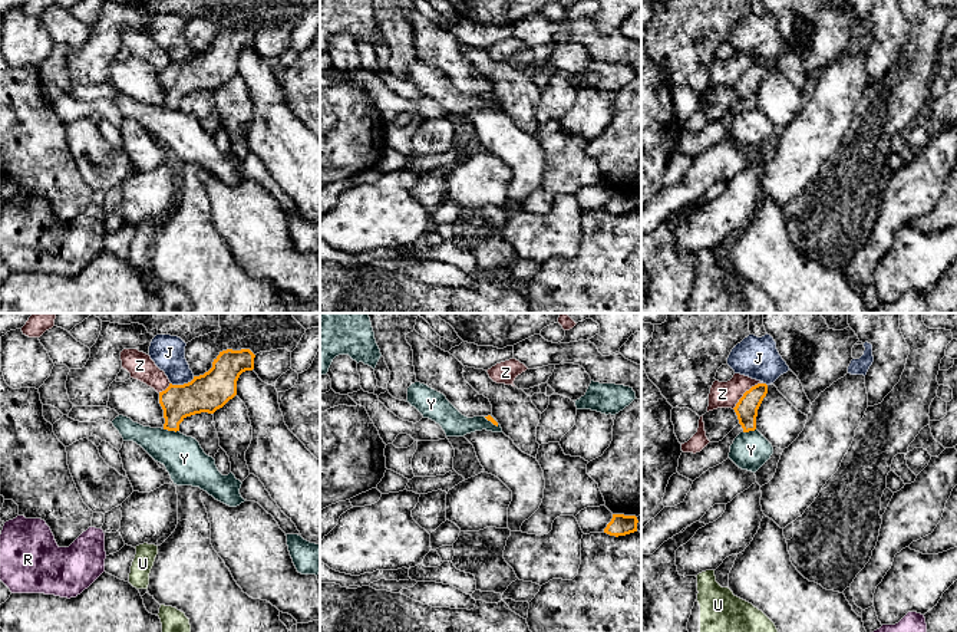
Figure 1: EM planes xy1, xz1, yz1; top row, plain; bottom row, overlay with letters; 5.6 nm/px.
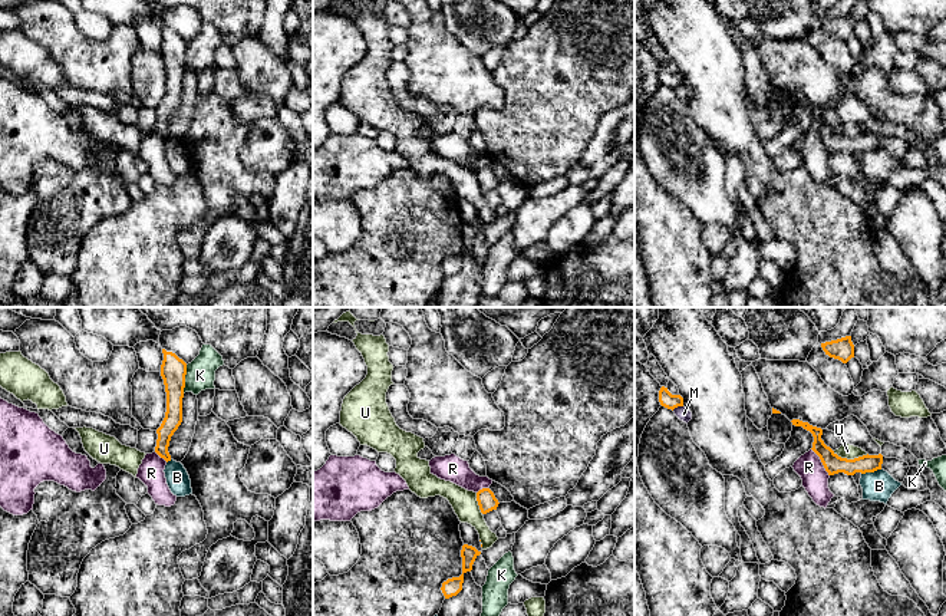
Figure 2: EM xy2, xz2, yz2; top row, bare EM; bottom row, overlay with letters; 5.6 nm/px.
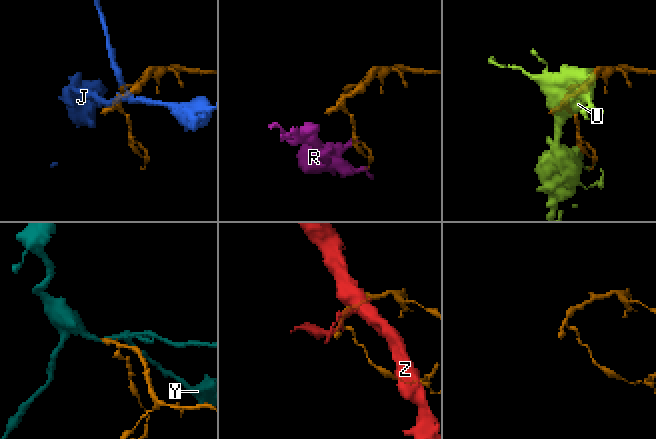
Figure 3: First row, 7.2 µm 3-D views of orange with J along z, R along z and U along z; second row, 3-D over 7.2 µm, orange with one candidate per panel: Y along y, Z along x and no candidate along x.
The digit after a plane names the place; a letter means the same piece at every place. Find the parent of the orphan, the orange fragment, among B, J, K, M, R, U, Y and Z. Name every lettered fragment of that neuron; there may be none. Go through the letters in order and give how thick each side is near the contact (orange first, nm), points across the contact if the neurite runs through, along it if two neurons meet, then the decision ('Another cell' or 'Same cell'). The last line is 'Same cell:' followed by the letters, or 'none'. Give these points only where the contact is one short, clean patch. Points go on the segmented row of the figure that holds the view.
B: Thickness 110 nm (orange) against 170 nm. Another cell
J: Thickness 220 nm (orange) against 190 nm. Boundary: xy1 (194, 377), (182, 384), (171, 384). Another cell
K: Thickness 140 nm (orange) against 160 nm. Boundary: xy2 (187, 365), (183, 392). Another cell
M: Thickness 90 nm (orange) against 70 nm. Boundary: yz2 (682, 405), (672, 409). Another cell
R: Thickness 110 nm (orange) against 150 nm. Boundary: yz2 (811, 448), (829, 476). Another cell
U: Thickness 110 nm (orange) against 80 nm. Boundary: yz2 (833, 451), (847, 458), (867, 454). Another cell
Y: Thickness 190 nm (orange) against 240 nm. Boundary: xy1 (164, 428), (178, 431). Another cell
Z: Thickness 130 nm (orange) against 140 nm. Boundary: yz1 (762, 382), (751, 387), (732, 408). Another cell
Same cell: none

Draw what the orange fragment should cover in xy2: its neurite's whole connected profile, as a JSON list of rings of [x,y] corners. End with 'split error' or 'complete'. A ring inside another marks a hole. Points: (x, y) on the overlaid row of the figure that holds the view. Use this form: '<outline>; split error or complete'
[[[162,349],[162,353],[161,376],[167,392],[167,412],[161,426],[156,429],[158,439],[155,452],[168,462],[171,461],[168,452],[171,437],[182,422],[187,363],[172,352]]]; complete

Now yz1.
[[[758,384],[743,394],[733,408],[739,424],[719,442],[709,442],[700,452],[682,452],[677,473],[692,481],[709,468],[729,458],[730,445],[740,432],[756,429],[758,409],[768,394],[766,384]]]; split error

